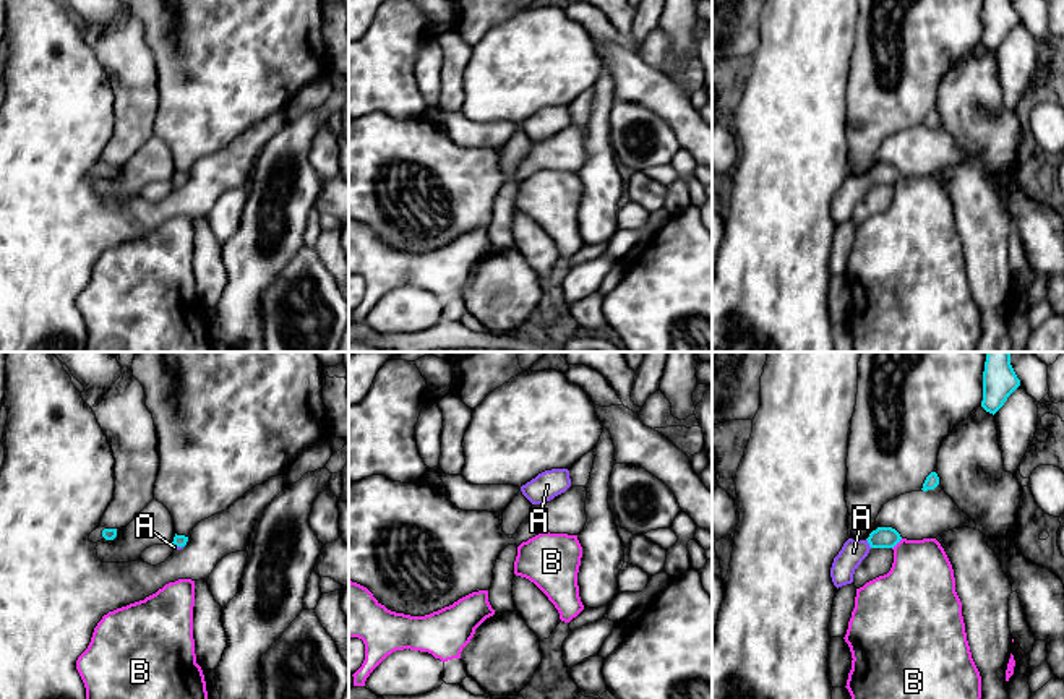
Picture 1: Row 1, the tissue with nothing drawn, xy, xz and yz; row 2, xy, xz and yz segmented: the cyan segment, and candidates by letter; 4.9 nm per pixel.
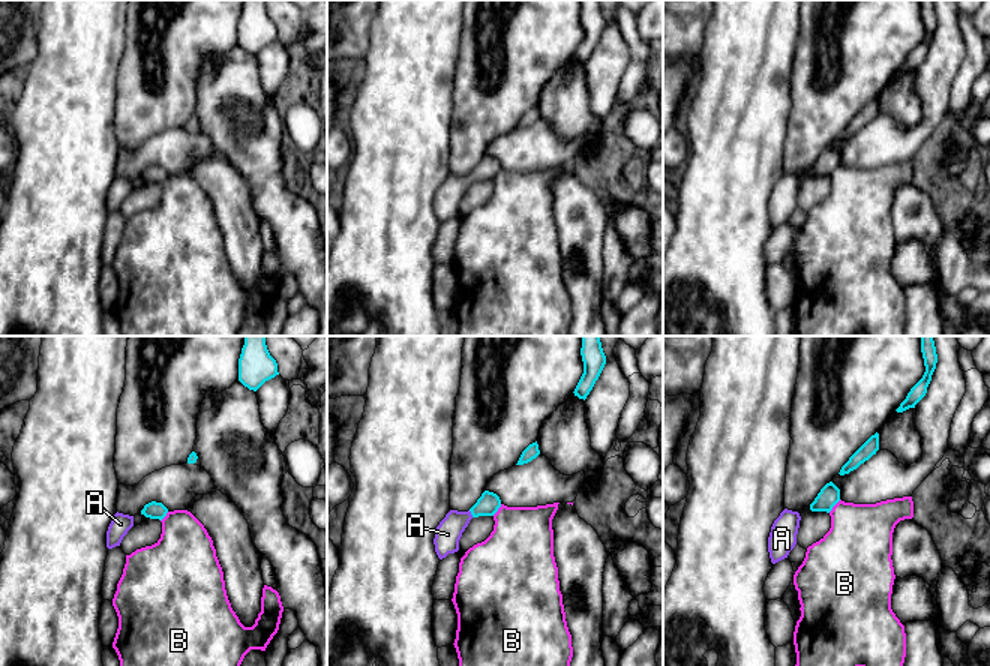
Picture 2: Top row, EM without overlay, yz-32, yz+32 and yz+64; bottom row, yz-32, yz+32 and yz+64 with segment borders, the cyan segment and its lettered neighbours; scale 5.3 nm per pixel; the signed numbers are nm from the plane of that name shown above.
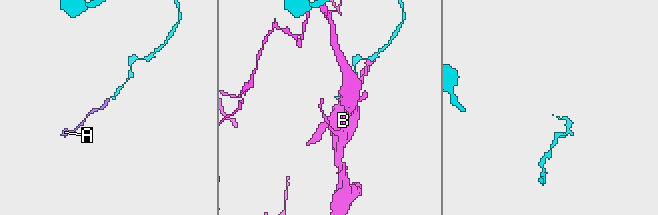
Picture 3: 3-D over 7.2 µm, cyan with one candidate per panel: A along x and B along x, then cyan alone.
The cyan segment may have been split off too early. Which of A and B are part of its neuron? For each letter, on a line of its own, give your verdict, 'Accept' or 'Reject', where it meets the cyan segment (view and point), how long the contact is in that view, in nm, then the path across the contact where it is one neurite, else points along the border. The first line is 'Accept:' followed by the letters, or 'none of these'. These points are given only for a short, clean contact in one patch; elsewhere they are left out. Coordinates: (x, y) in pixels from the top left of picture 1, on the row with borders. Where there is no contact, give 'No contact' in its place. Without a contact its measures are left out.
Accept: A
A: Accept. Touches cyan at yz (868, 542). Shared border 50 nm. Path across: yz (883, 537), (868, 542), (853, 552)
B: Reject. Touches cyan at yz (897, 542). Shared border 80 nm

